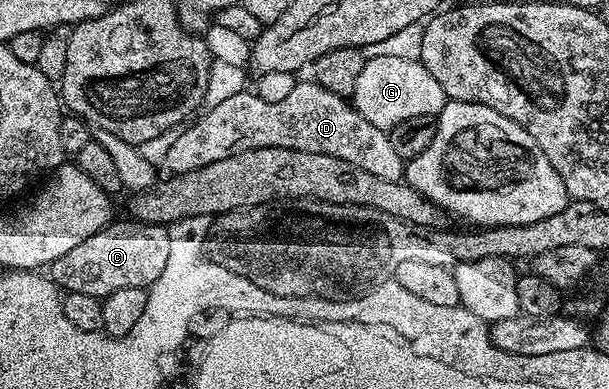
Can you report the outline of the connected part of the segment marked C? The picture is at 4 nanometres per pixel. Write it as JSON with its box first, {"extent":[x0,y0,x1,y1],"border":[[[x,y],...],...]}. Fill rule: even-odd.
{"extent":[48,220,172,299],"border":[[[111,220],[96,235],[88,235],[84,243],[71,247],[48,266],[48,276],[59,290],[66,293],[92,295],[99,299],[112,295],[124,287],[140,287],[149,290],[160,279],[168,263],[168,251],[172,248],[170,231],[165,225],[149,225],[143,221]]]}

